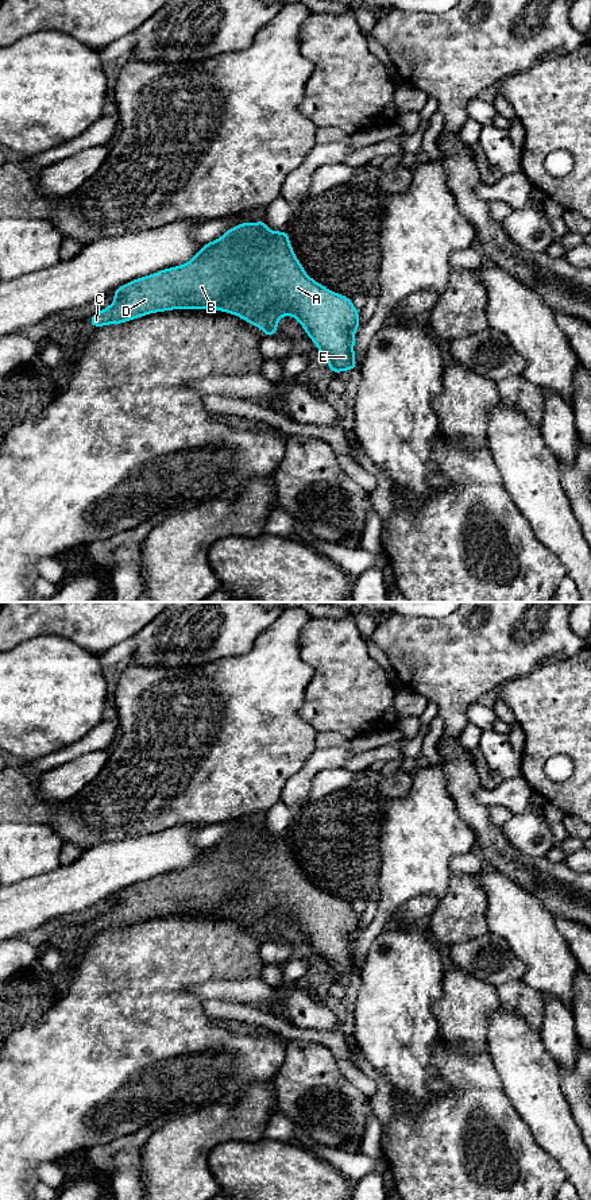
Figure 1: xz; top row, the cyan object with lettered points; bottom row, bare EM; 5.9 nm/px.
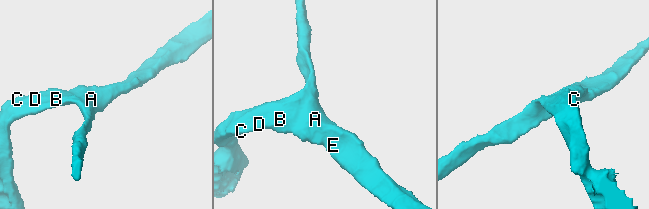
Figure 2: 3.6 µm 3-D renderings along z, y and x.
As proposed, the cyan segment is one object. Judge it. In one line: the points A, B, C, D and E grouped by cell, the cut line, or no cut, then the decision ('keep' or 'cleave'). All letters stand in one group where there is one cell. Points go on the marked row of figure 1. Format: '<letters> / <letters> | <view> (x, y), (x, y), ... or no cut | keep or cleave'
A B C D E | no cut | keep

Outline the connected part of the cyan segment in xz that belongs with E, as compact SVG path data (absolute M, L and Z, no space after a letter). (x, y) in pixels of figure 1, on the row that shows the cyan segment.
M266 220L258 223L242 223L229 228L221 238L208 242L185 265L163 269L155 274L136 278L112 292L113 302L94 316L89 316L89 323L96 328L108 324L121 324L150 313L173 309L217 309L236 315L254 327L260 328L266 336L278 332L278 320L289 315L298 320L310 340L328 359L328 371L341 373L359 369L355 362L355 332L360 327L359 310L352 305L349 297L335 293L317 281L312 279L297 259L289 240L287 231L270 231Z

